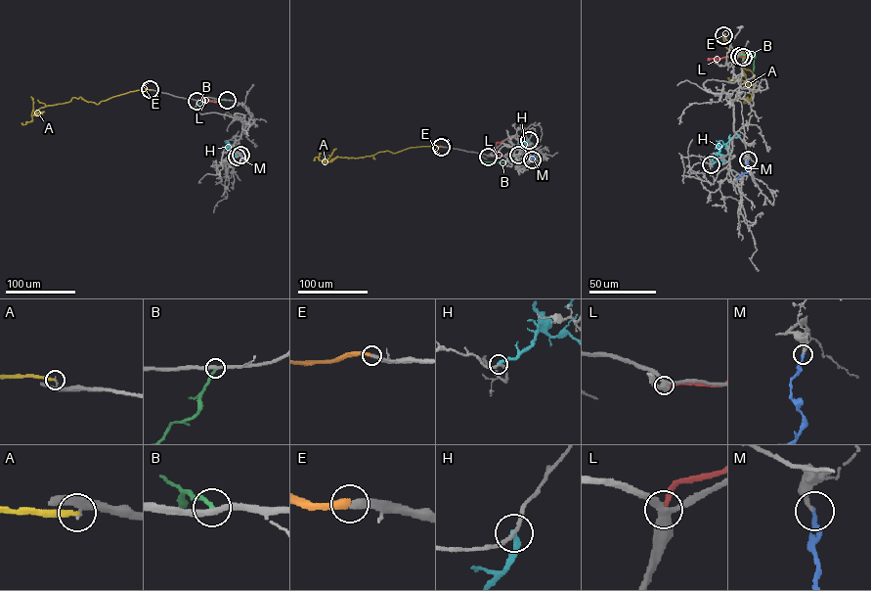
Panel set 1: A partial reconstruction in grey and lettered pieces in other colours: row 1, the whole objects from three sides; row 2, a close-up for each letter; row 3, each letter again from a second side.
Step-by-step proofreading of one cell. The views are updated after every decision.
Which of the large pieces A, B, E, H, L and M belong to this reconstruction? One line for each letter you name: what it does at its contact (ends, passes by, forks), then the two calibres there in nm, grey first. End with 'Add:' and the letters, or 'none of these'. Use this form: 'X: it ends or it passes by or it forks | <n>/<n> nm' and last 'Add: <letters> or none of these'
E: it ends | 360/320 nm
Add: E

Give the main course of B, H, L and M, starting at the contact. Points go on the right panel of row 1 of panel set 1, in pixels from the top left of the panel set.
B: (738, 55), (754, 54), (754, 70)
H: (711, 164), (724, 144), (730, 139), (740, 138)
L: (743, 57), (742, 52), (737, 56), (708, 60)
M: (748, 159), (748, 171), (737, 177)

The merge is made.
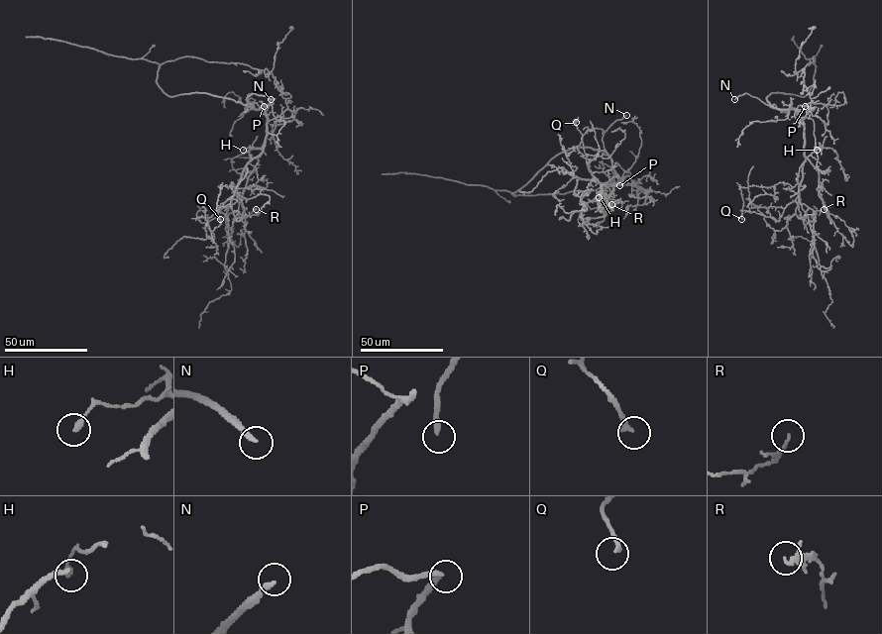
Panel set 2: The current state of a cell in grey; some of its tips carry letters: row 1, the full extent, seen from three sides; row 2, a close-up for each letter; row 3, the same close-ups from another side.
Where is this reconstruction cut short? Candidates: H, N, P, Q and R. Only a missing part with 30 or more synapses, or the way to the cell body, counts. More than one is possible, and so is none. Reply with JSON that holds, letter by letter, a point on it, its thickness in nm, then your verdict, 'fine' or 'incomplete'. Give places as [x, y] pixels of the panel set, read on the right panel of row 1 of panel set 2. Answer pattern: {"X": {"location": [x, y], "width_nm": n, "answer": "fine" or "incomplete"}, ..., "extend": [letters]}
{"H": {"location": [817, 150], "width_nm": 240, "answer": "fine"}, "N": {"location": [734, 99], "width_nm": 240, "answer": "incomplete"}, "P": {"location": [805, 106], "width_nm": 240, "answer": "incomplete"}, "Q": {"location": [741, 219], "width_nm": 240, "answer": "fine"}, "R": {"location": [824, 209], "width_nm": 90, "answer": "fine"}, "extend": ["N", "P"]}

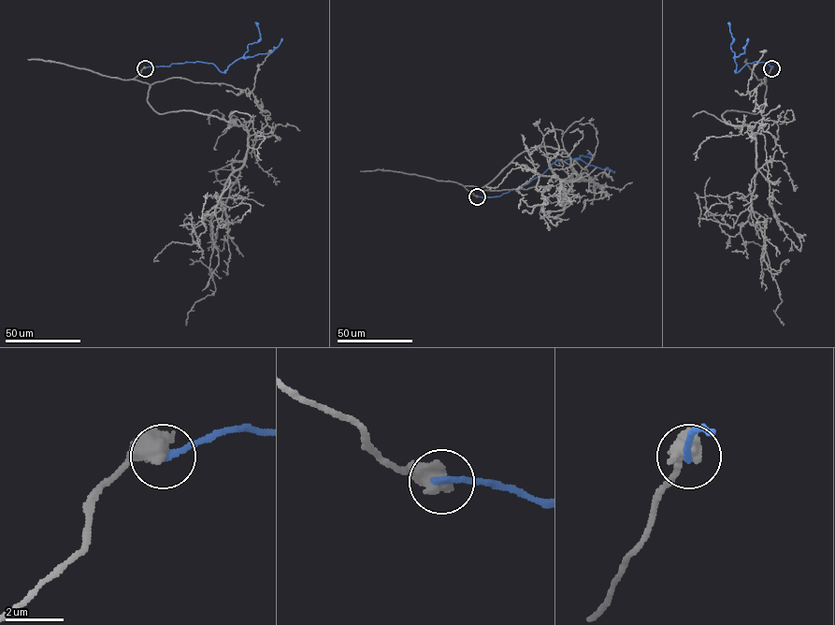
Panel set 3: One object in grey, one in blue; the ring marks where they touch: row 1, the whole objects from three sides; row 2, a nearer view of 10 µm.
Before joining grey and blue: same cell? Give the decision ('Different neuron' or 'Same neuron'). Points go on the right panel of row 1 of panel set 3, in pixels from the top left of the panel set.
Different neuron

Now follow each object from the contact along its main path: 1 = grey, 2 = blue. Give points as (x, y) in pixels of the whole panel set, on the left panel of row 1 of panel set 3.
1: (145, 67), (132, 79), (155, 111), (248, 133), (204, 216), (215, 291), (185, 325)
2: (145, 67), (199, 62), (212, 64), (223, 72), (241, 57), (270, 53), (282, 38)

